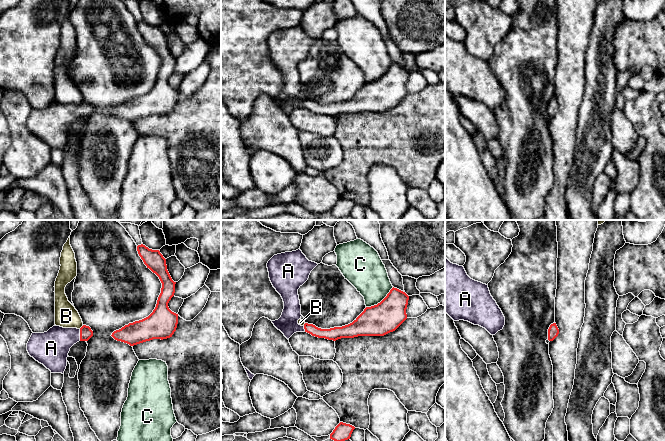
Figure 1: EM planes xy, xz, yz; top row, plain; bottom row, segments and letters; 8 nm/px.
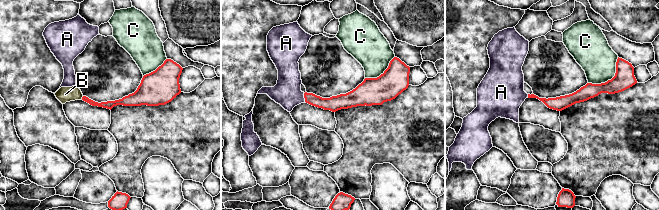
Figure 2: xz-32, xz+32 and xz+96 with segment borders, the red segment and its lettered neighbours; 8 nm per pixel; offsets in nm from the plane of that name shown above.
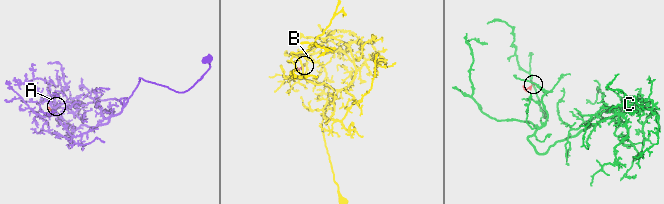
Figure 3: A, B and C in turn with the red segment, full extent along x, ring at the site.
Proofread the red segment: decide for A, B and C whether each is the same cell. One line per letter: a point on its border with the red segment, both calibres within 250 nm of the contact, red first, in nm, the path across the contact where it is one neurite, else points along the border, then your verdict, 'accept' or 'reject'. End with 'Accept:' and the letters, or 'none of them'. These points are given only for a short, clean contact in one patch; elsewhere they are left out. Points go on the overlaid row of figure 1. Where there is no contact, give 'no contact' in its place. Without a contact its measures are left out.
A: meets red in xy at (80, 335); 100 nm thick on the red side, 280 nm on the other; accept
B: meets red in xy at (82, 326); 100 nm thick on the red side, 190 nm on the other; border along xy (83, 325), (79, 328); reject
C: meets red in xz at (381, 301); 260 nm thick on the red side, 300 nm on the other; reject
Accept: A

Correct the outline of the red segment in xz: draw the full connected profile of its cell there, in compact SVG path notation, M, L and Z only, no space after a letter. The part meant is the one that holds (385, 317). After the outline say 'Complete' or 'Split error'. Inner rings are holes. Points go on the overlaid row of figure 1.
M300 249L274 255L267 263L270 281L284 302L281 317L272 323L287 339L296 332L304 331L333 341L358 336L384 336L395 331L407 319L409 296L393 287L380 303L366 307L348 325L330 329L321 329L308 323L299 325L298 320L302 315L298 289L317 265L309 261Z. Split error

